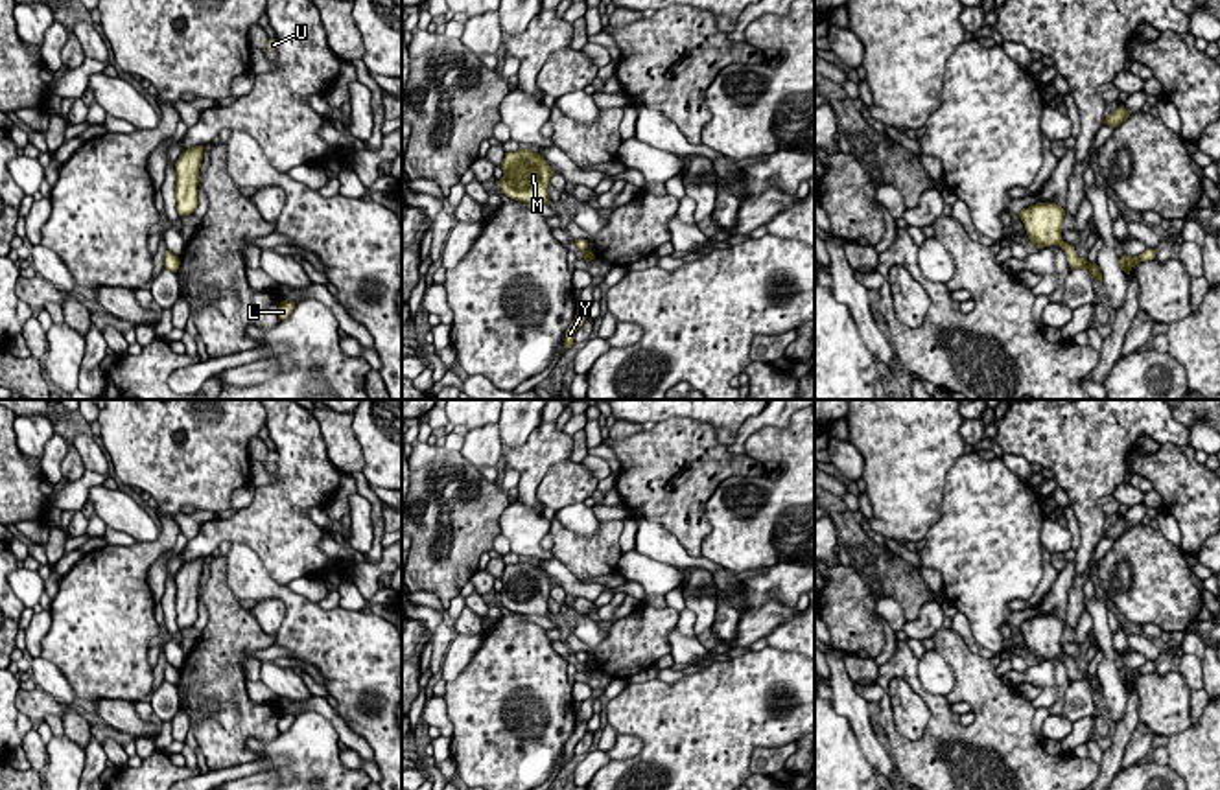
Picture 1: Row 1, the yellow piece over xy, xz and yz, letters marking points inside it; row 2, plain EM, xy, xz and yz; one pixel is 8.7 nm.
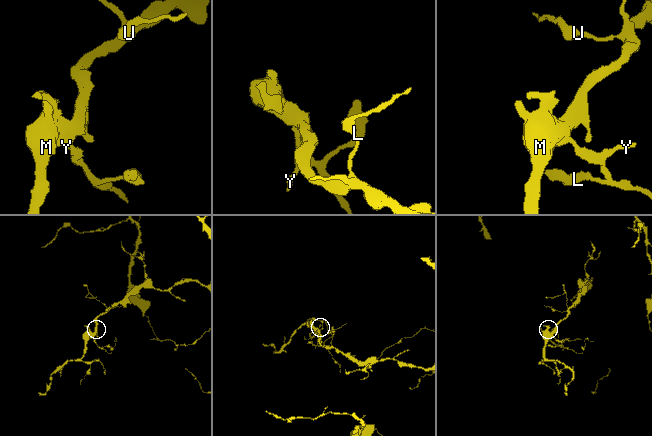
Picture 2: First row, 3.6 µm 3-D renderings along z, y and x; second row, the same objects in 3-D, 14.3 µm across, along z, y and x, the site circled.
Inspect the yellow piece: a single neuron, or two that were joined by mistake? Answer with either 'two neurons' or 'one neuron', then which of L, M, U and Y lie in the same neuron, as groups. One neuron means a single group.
two neurons; groups L Y / M U

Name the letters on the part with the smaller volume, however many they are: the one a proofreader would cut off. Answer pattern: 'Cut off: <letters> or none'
Cut off: L, Y

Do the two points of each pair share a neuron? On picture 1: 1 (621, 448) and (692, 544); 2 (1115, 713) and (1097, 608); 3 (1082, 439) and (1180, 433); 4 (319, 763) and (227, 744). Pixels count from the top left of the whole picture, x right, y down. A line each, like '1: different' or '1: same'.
1: same
2: same
3: same
4: different

